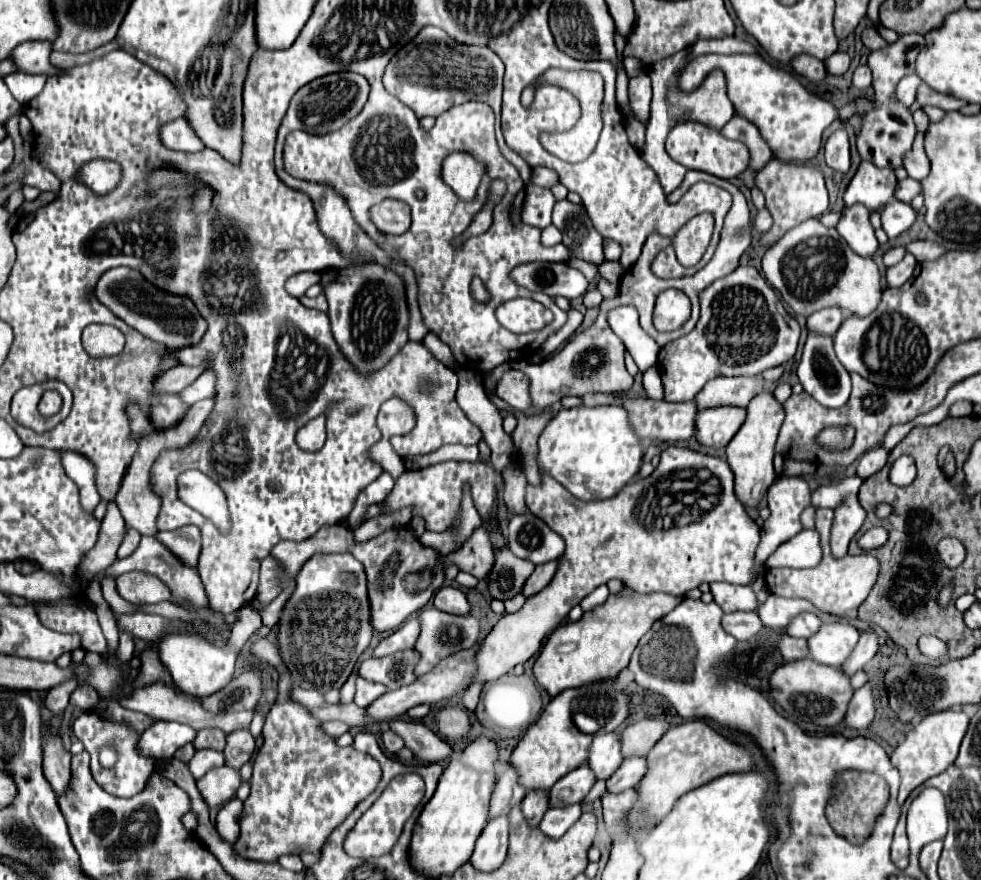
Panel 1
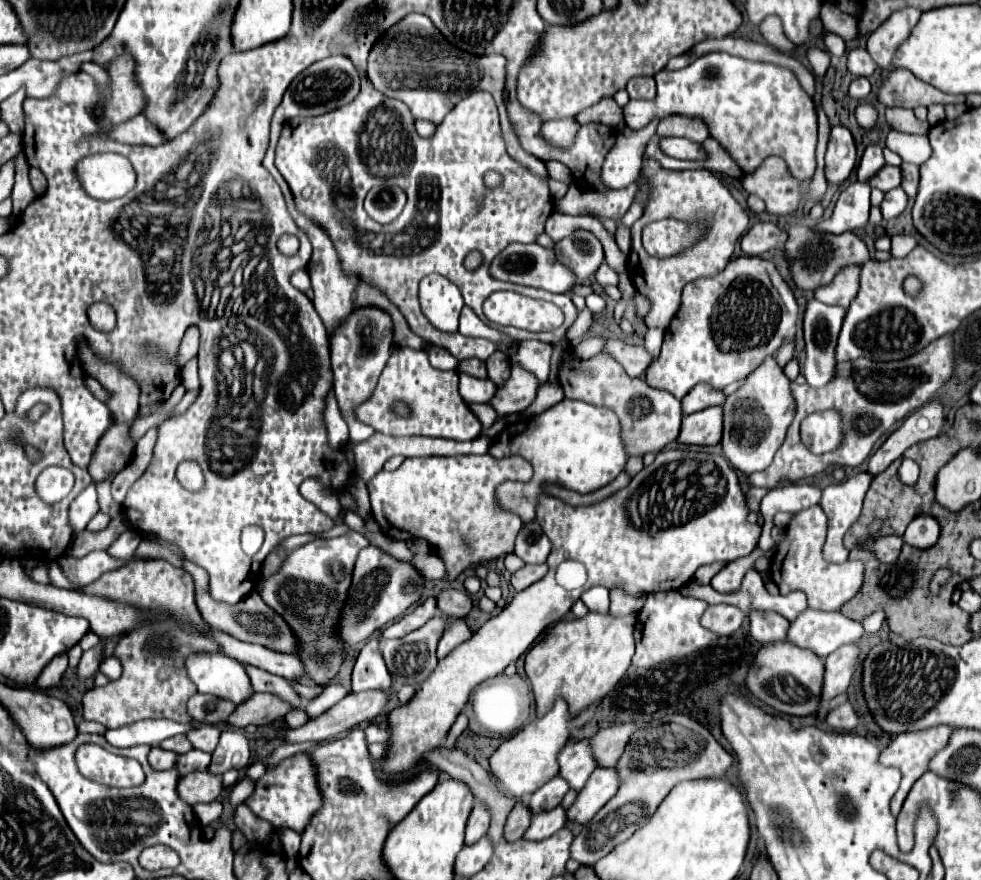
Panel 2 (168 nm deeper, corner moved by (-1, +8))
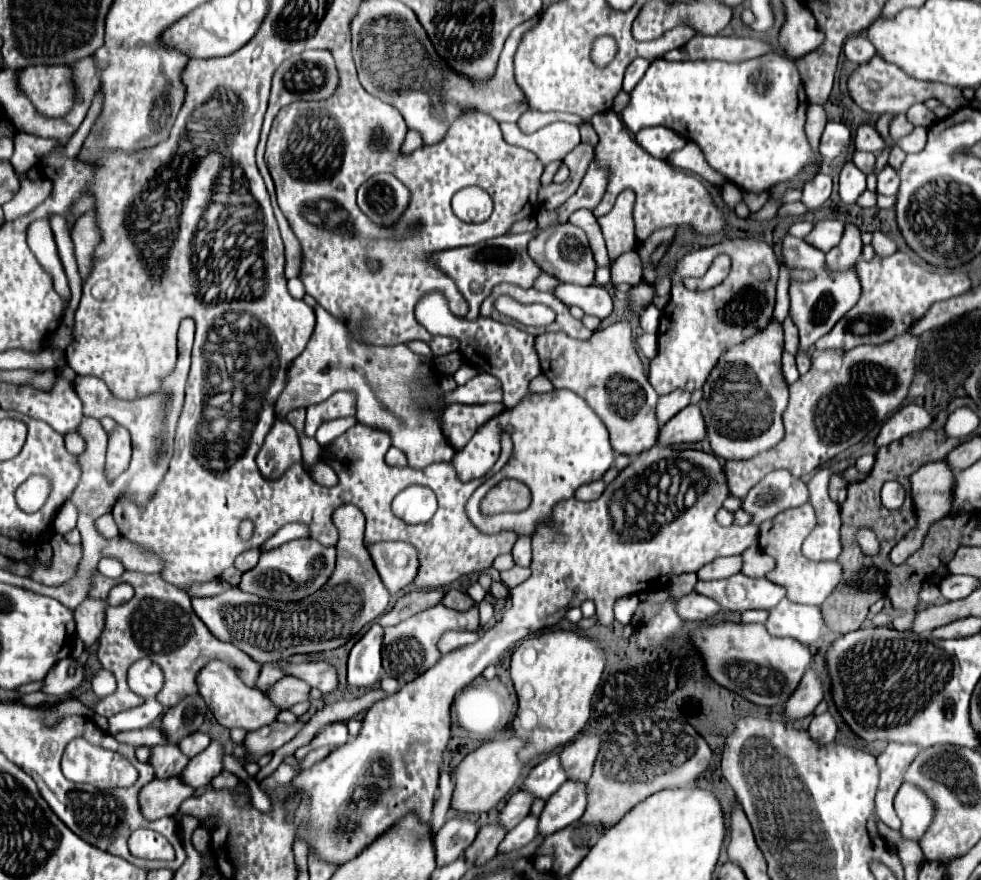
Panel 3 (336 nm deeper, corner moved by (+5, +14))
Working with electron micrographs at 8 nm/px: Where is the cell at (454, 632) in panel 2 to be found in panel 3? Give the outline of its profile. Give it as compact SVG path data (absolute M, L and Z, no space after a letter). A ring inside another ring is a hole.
M446 631L438 641L438 651L450 653L462 645L474 643L476 639L478 639L478 633L472 633L472 631Z

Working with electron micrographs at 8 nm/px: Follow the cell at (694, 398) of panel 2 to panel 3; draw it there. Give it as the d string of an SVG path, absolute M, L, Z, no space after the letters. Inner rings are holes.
M676 389L668 395L662 395L658 401L658 407L656 407L658 421L662 421L662 425L666 421L670 421L678 411L682 411L686 405L690 405L690 397L692 397L692 393L684 391L684 389Z

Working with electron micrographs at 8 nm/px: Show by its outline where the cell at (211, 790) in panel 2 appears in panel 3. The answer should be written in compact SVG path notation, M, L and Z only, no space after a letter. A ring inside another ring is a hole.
M180 777L154 779L140 789L140 807L146 819L160 819L166 815L176 815L182 801L192 797L196 791L186 785Z

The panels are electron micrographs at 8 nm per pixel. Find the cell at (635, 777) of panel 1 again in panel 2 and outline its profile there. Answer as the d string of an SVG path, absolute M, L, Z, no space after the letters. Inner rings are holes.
M596 769L590 777L586 787L580 789L576 801L566 809L566 817L570 823L588 823L606 803L616 795L618 779L616 769Z

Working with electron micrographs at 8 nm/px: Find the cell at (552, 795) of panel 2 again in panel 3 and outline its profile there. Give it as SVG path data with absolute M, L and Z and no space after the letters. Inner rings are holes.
M522 789L516 791L500 813L500 823L504 825L504 829L510 831L512 827L516 827L530 813L532 803L534 803L534 795L530 795L530 791L522 791Z

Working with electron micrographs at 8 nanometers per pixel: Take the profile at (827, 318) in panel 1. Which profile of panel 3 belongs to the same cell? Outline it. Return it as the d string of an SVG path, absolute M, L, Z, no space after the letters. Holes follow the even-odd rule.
M846 225L844 237L840 245L826 253L826 269L828 271L850 271L858 257L862 255L862 239L860 231L854 225Z

